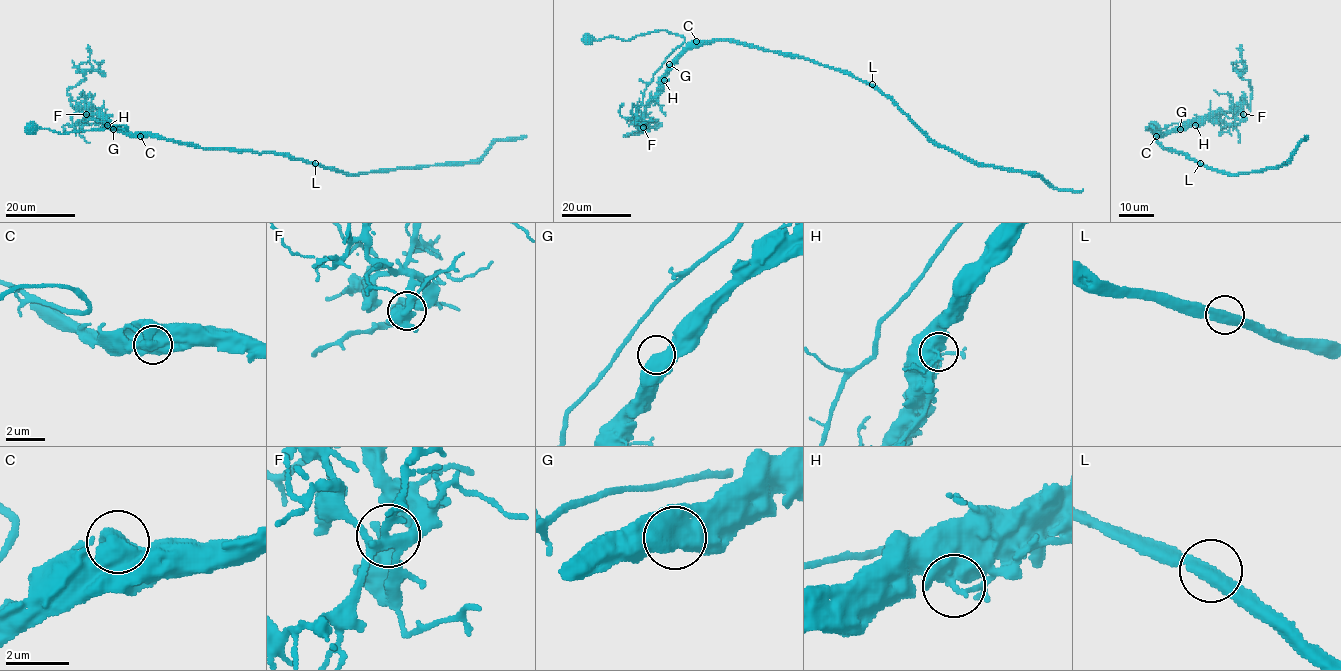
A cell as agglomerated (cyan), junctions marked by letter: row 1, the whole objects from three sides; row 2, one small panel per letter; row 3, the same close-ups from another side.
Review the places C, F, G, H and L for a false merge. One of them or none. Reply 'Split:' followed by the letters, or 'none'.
Split: H

